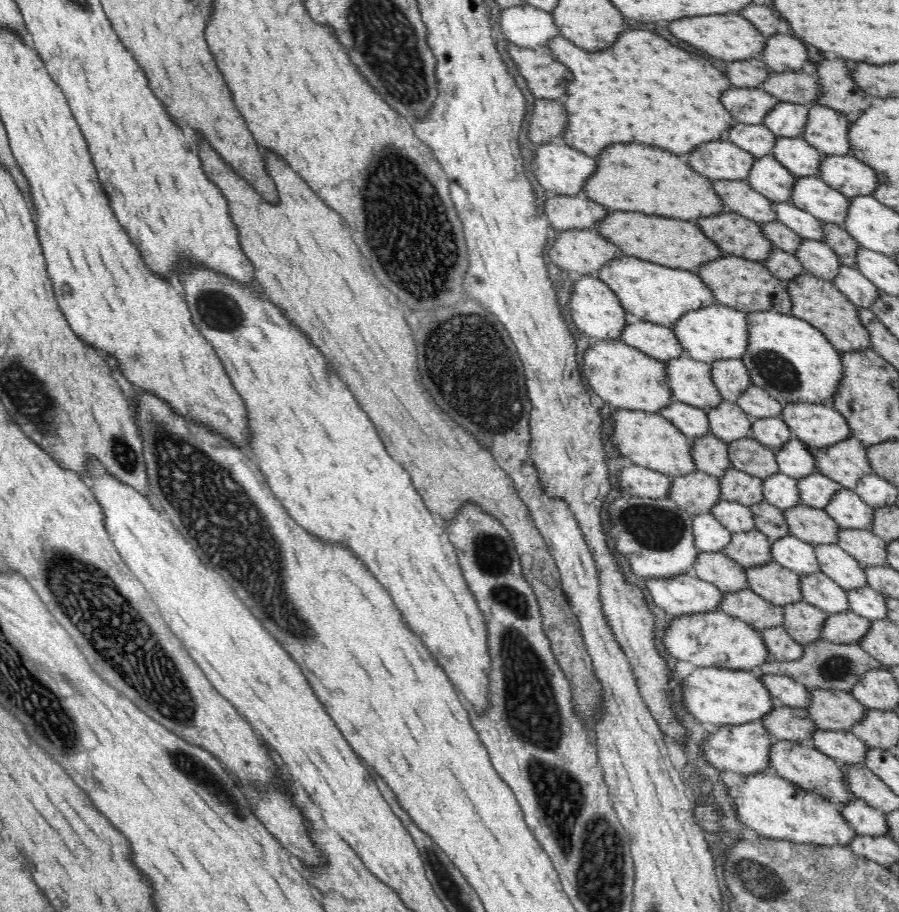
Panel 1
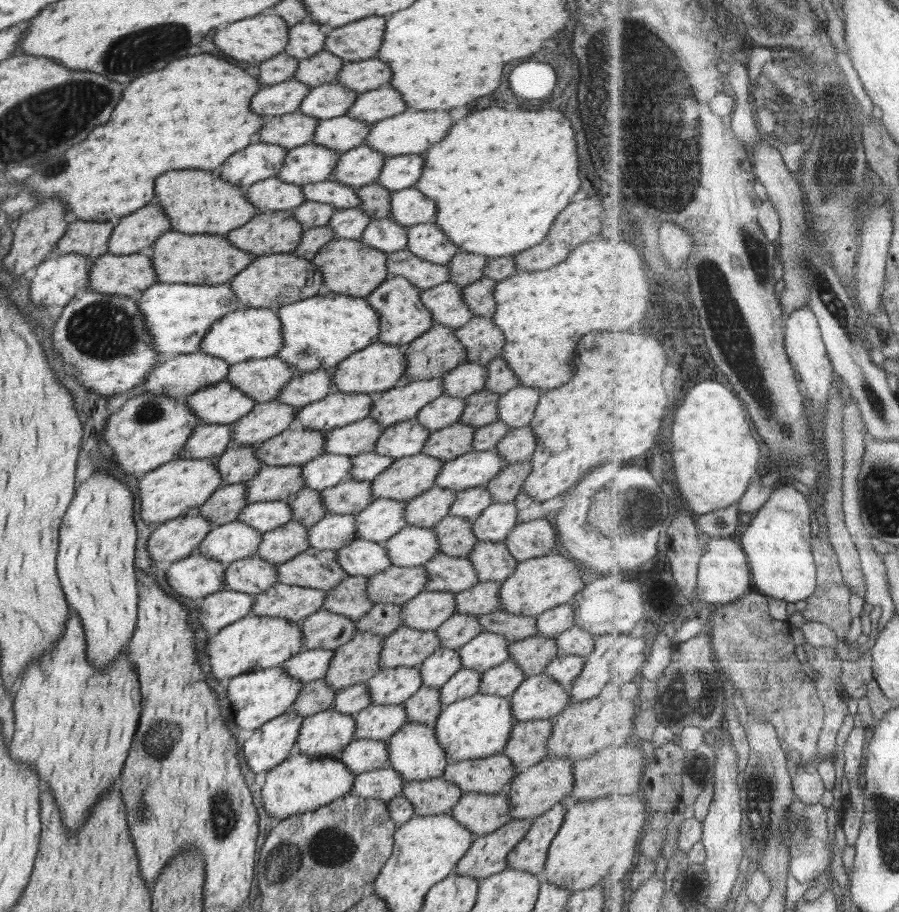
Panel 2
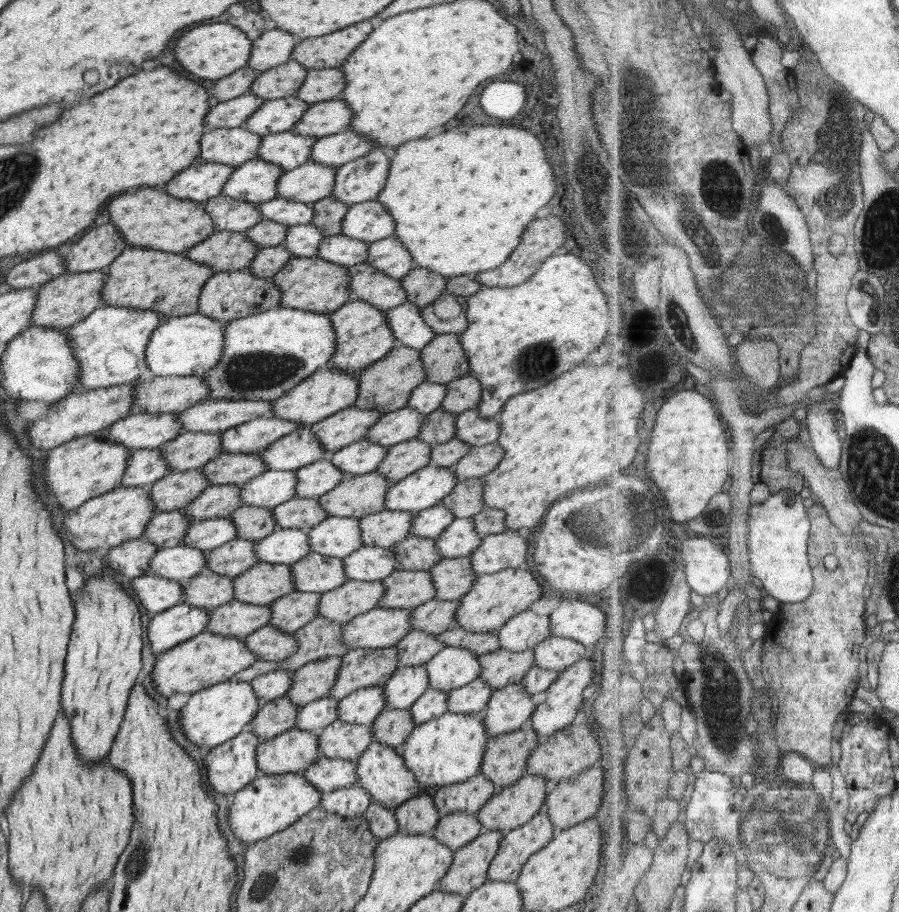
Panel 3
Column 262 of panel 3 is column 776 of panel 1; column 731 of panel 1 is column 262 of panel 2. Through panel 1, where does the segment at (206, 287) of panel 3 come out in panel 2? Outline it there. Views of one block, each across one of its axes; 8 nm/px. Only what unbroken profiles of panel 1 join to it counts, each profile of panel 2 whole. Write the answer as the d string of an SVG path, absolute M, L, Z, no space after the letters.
M275 253L259 255L243 268L231 280L229 289L235 293L235 300L242 307L266 308L277 310L317 294L323 290L323 275L311 261L297 257L293 253Z

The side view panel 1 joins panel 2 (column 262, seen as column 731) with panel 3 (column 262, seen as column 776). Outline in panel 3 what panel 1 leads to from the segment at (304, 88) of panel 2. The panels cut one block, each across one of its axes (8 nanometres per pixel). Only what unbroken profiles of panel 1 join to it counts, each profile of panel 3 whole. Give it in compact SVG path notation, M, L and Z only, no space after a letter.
M245 92L224 102L212 102L203 118L204 128L212 131L223 127L228 129L239 127L263 101L265 101L263 98Z

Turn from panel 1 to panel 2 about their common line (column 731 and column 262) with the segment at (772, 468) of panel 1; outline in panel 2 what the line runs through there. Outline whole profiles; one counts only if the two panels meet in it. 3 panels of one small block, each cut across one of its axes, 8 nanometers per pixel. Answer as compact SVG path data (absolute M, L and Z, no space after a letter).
M300 426L284 430L263 442L255 443L255 457L262 465L302 465L323 453L325 431Z

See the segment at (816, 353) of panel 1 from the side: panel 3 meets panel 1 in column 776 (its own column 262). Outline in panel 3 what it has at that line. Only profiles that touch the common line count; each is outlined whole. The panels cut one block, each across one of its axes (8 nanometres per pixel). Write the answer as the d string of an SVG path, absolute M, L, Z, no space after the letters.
M286 306L271 307L259 314L236 318L223 324L221 358L210 370L203 373L209 387L209 399L231 401L275 401L294 388L297 383L329 364L335 346L335 335L327 314L297 310Z

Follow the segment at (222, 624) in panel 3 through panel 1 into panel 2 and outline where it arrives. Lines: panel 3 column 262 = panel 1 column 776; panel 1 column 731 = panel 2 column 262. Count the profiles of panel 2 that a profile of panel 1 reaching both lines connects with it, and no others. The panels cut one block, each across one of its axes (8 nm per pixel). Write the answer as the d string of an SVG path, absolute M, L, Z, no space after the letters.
M277 582L267 590L253 594L249 614L300 622L305 616L320 609L323 598L325 598L324 590Z

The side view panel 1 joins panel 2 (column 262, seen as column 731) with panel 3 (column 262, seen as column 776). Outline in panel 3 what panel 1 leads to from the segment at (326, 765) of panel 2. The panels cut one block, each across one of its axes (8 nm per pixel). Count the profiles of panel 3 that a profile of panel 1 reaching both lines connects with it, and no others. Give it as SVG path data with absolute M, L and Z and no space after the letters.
M259 773L241 790L231 794L227 814L229 830L235 839L249 847L252 843L287 828L311 809L317 809L321 795L321 792L302 777L302 773Z

